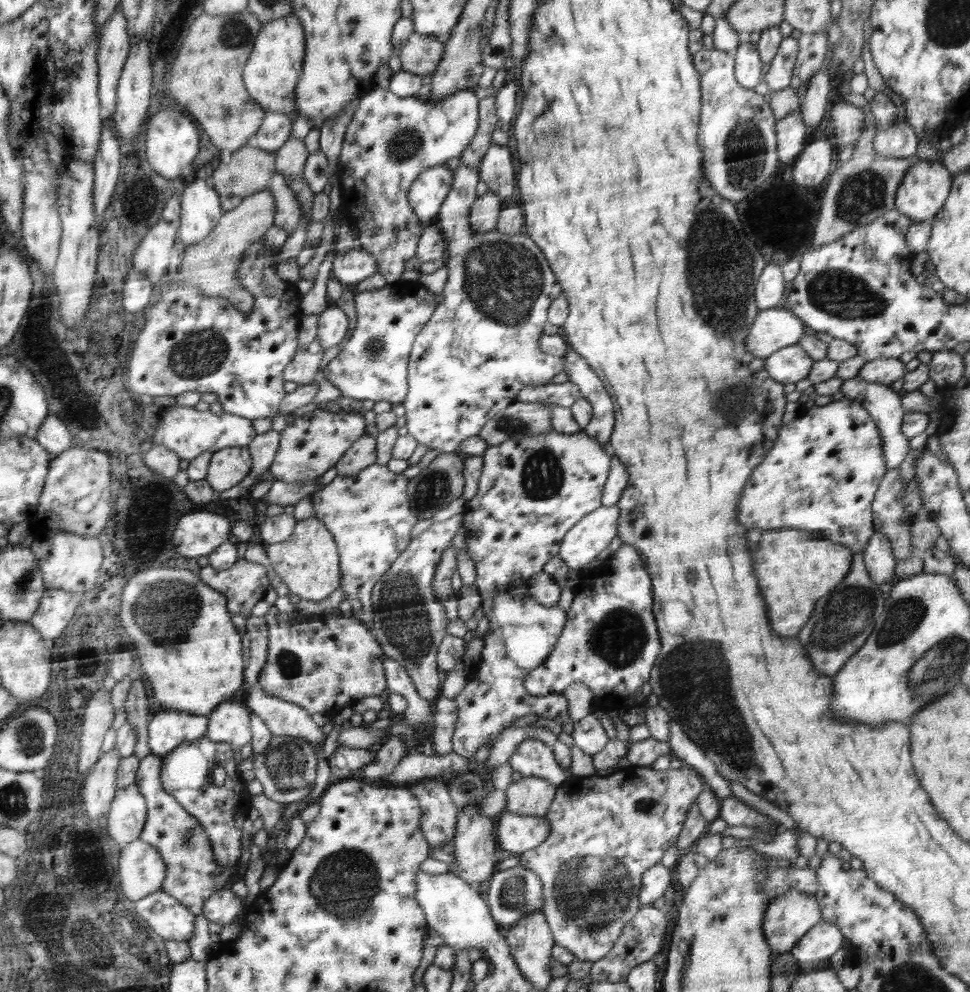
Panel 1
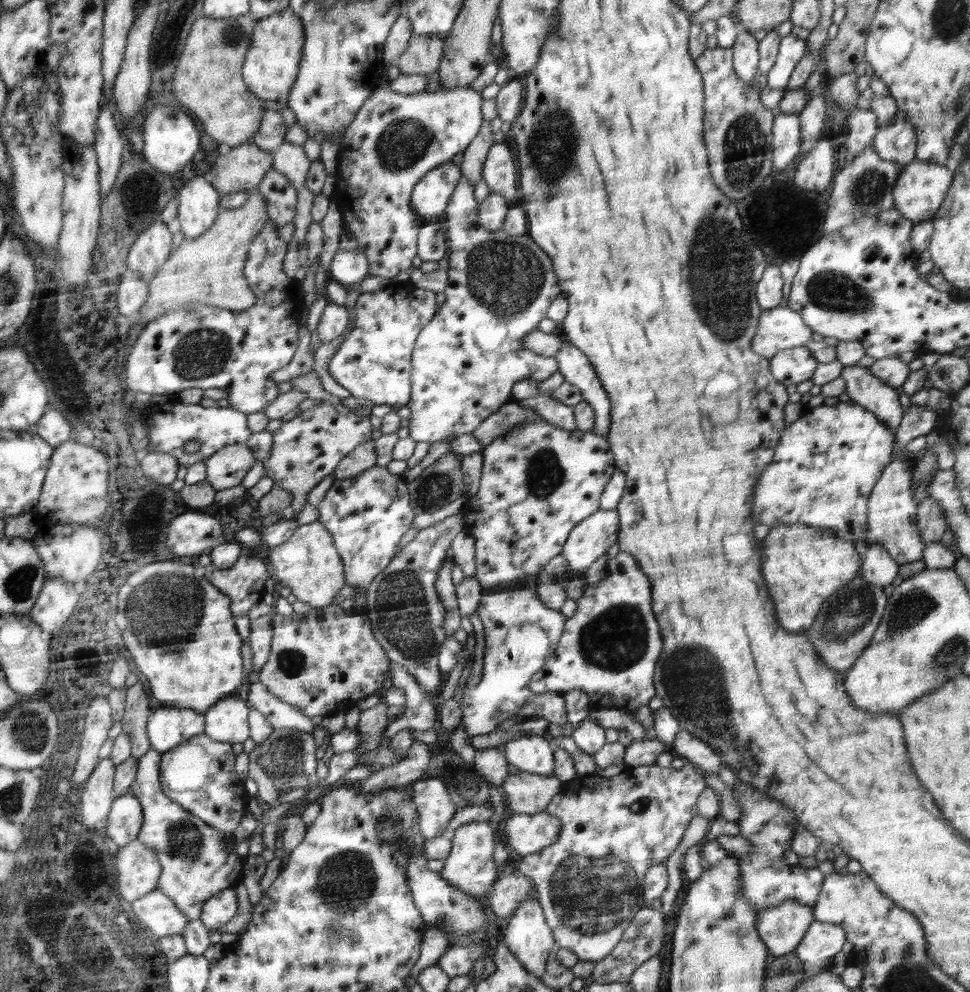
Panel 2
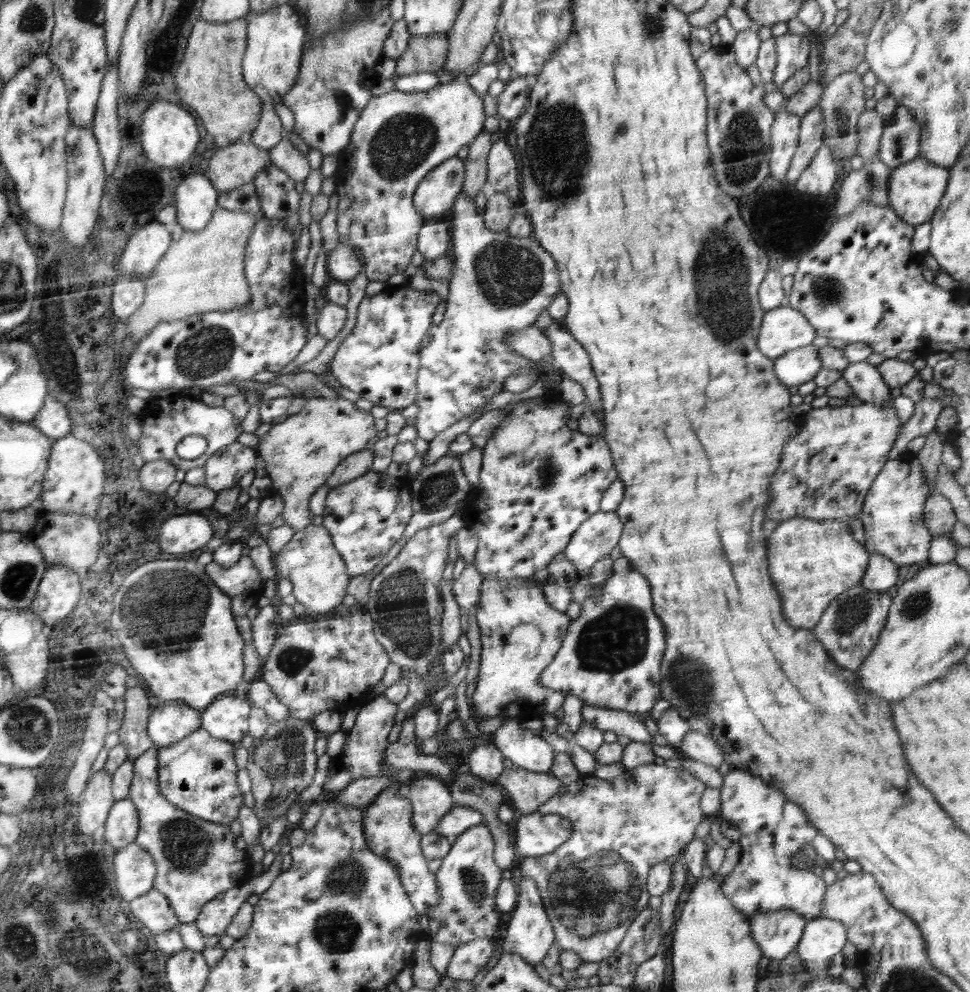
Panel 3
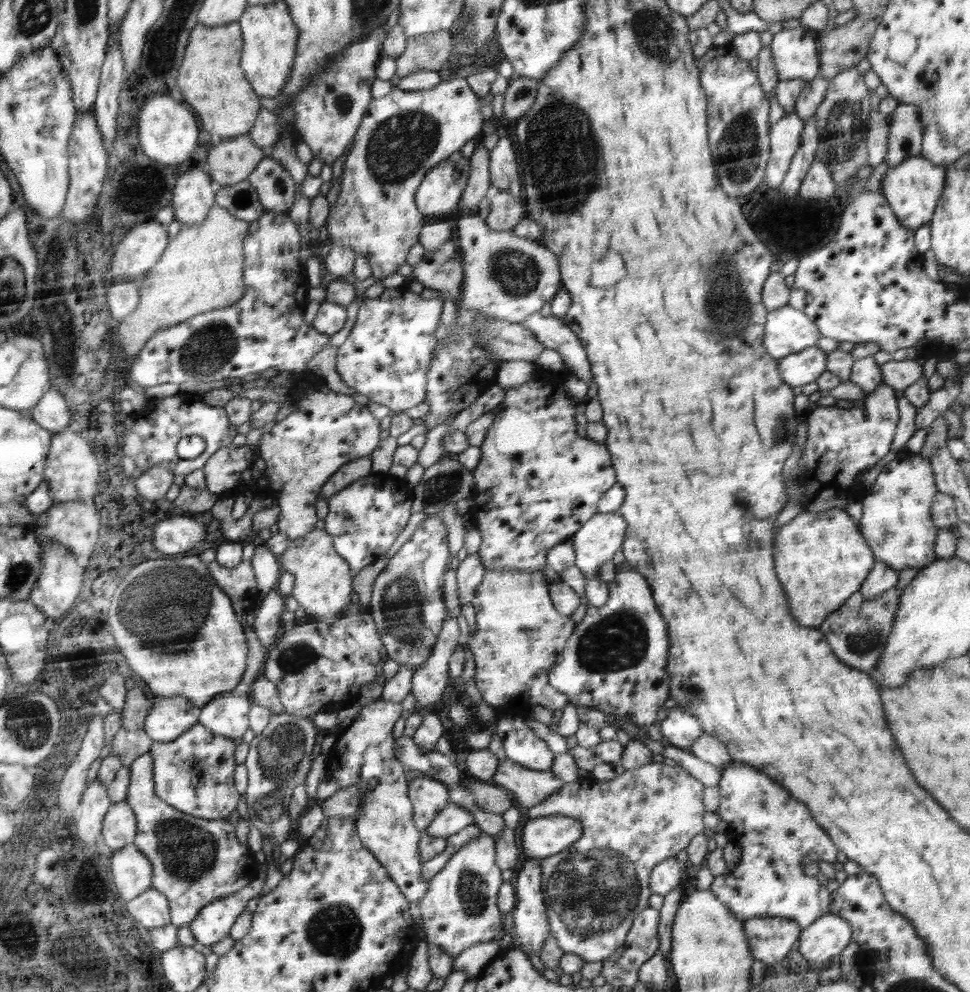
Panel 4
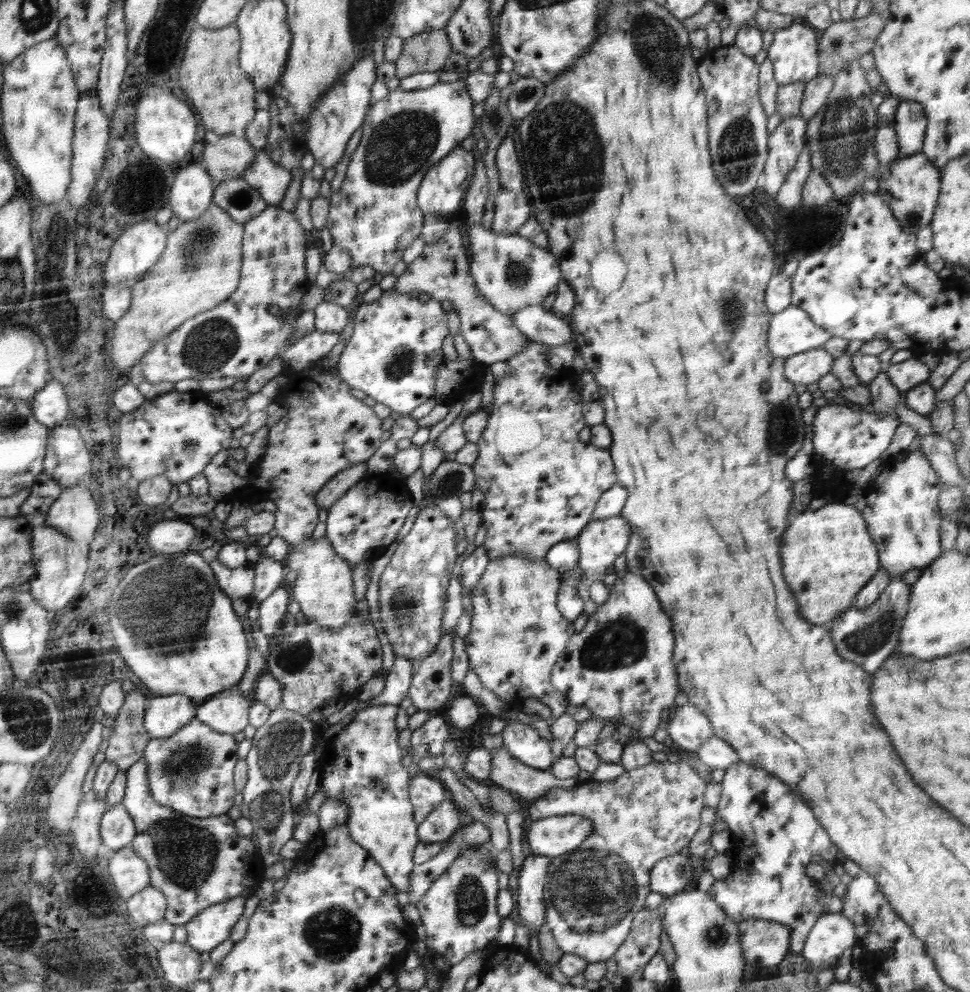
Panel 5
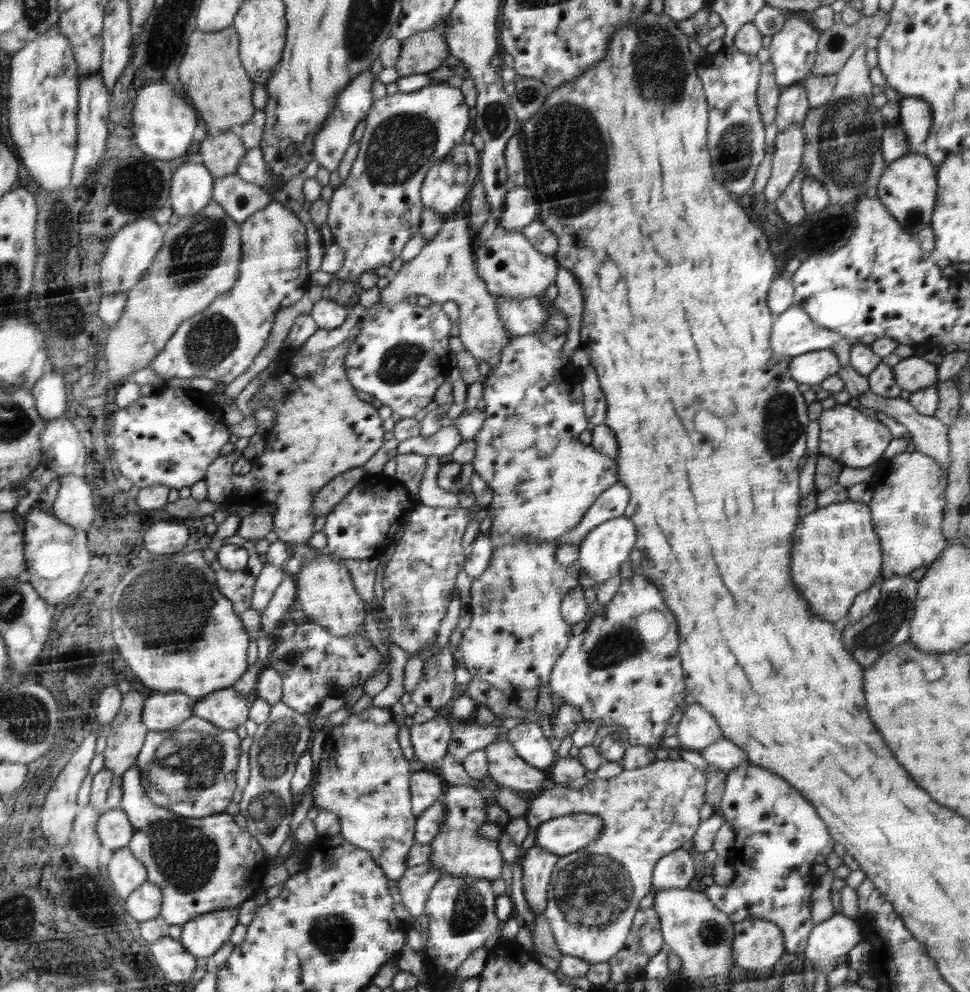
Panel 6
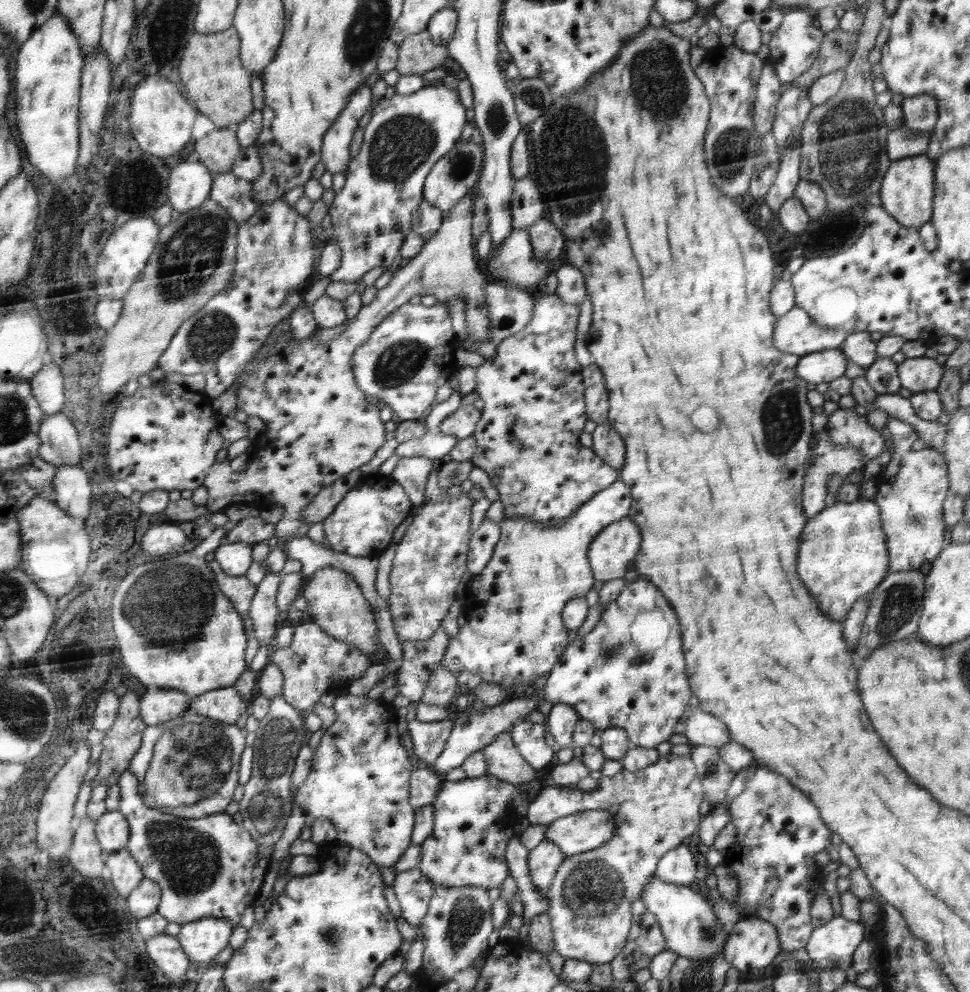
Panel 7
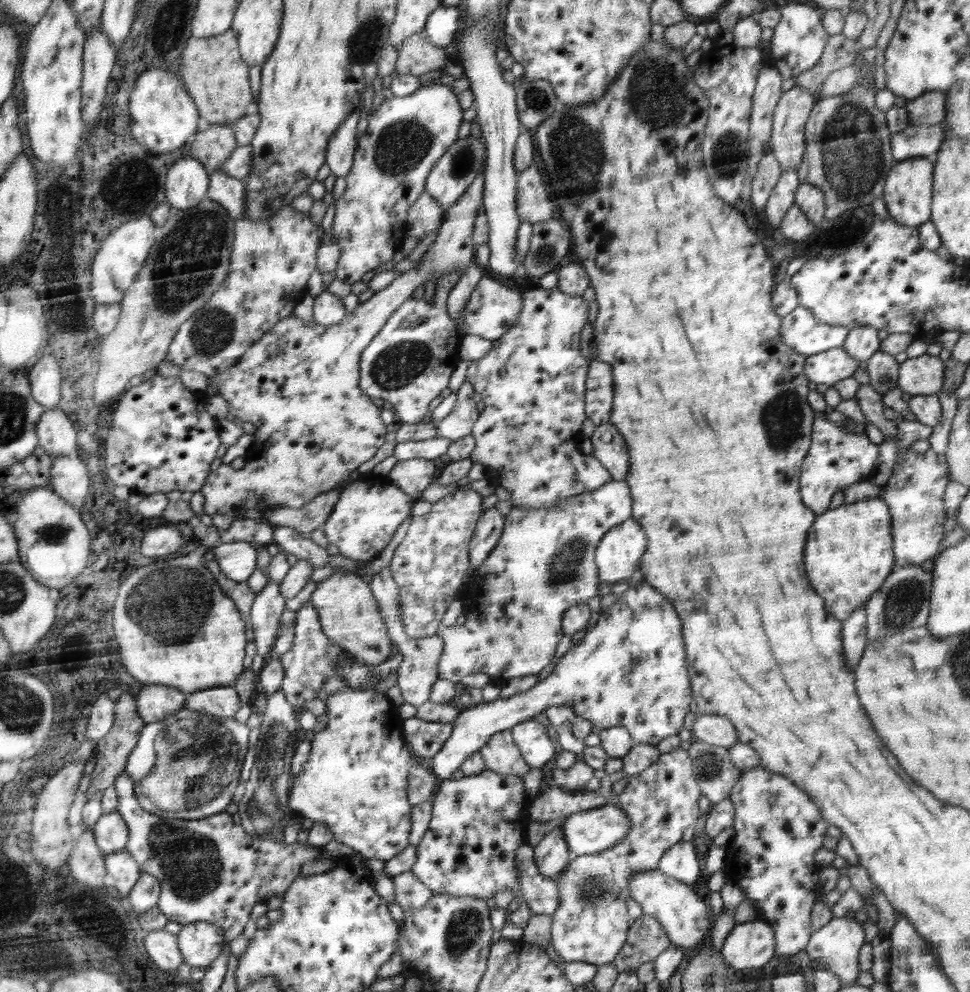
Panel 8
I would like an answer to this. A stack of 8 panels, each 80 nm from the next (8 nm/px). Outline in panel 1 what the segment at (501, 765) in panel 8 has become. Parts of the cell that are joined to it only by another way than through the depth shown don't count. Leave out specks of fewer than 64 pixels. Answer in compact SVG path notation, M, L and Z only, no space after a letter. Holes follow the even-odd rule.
M519 776L505 790L507 800L505 811L522 815L545 816L559 788L558 784L550 783L550 780L546 778Z

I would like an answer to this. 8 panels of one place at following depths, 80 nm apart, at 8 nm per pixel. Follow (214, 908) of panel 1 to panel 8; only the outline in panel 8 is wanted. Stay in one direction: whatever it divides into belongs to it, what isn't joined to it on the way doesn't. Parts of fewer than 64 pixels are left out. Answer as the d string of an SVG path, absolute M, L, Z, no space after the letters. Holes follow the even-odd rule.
M200 921L183 925L177 943L186 964L206 968L217 960L226 938L217 924Z

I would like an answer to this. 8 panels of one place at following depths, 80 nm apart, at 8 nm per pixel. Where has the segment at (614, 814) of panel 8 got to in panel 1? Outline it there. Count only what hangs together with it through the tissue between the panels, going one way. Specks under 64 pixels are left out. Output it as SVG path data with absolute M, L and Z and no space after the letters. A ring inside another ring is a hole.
M504 811L497 817L499 848L506 853L524 853L548 840L552 823L545 816L530 816Z

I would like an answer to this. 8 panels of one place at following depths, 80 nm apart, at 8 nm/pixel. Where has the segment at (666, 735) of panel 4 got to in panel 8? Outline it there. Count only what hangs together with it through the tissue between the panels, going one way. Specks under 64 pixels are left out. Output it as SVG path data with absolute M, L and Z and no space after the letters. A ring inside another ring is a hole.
M697 715L691 736L714 746L731 747L739 740L736 728L728 718L719 715Z

